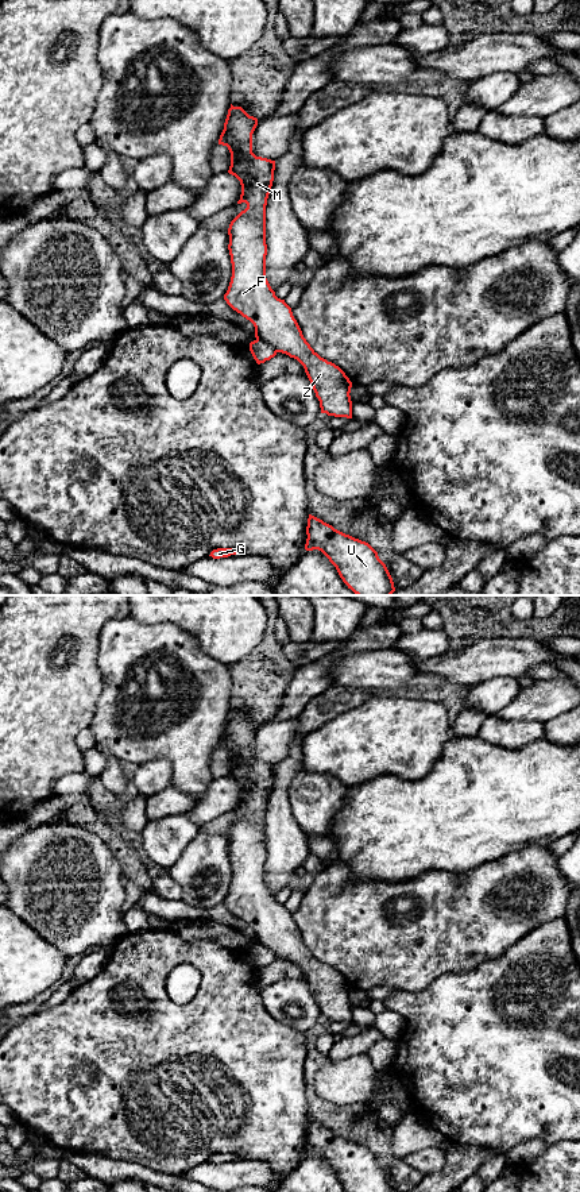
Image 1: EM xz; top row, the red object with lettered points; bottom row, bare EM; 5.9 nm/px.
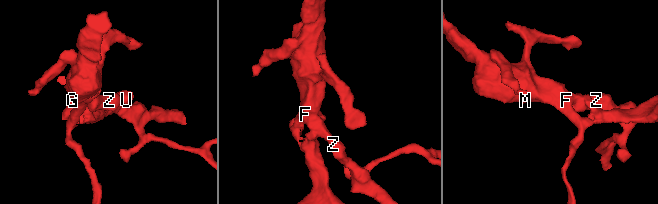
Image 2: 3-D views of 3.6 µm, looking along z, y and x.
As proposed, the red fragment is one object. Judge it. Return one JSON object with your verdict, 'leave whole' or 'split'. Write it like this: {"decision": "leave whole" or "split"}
{"decision": "leave whole"}

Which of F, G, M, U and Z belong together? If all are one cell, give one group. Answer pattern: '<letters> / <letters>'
F G M U Z

